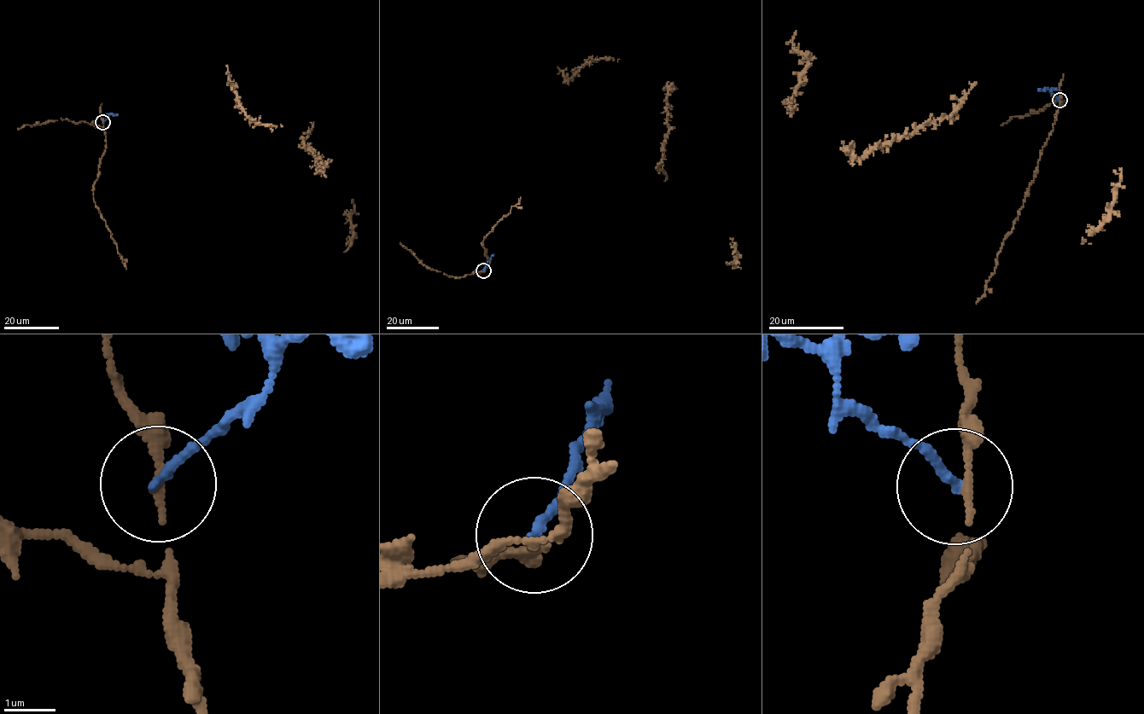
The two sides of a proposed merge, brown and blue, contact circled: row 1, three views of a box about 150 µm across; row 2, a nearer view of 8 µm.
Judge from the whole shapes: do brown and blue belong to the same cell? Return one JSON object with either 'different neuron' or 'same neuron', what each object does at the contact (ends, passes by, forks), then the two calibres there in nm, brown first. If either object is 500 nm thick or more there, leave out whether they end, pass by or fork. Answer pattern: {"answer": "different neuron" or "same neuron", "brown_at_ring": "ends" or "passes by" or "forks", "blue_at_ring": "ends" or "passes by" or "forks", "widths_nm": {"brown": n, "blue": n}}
{"answer": "different neuron", "brown_at_ring": "passes by", "blue_at_ring": "ends", "widths_nm": {"brown": 160, "blue": 170}}

